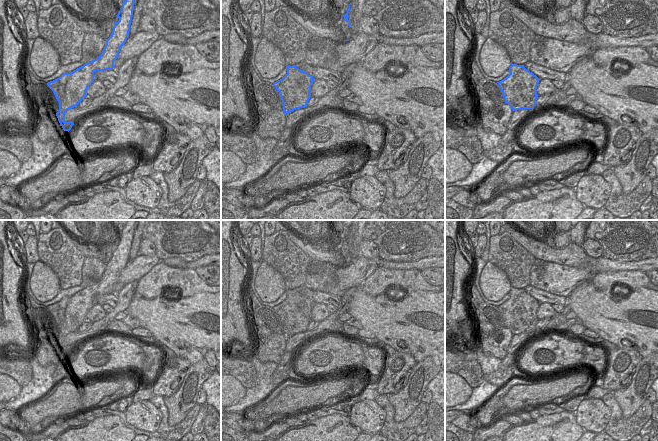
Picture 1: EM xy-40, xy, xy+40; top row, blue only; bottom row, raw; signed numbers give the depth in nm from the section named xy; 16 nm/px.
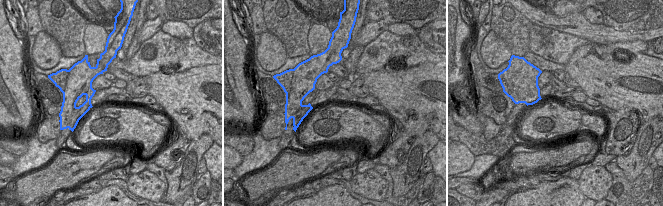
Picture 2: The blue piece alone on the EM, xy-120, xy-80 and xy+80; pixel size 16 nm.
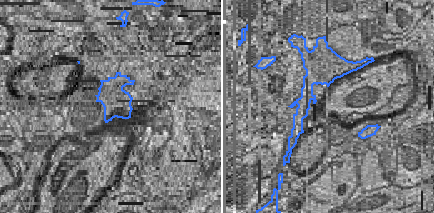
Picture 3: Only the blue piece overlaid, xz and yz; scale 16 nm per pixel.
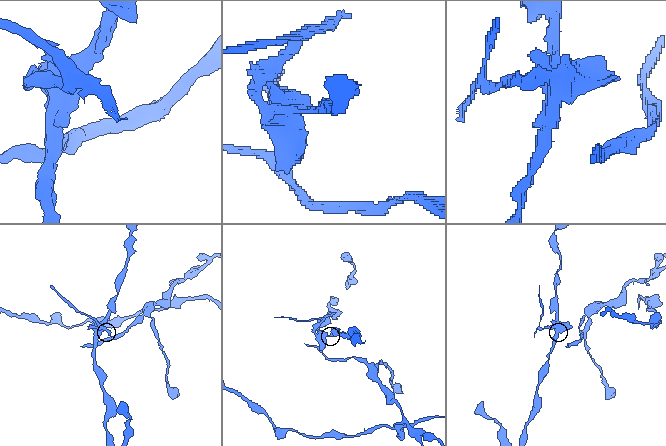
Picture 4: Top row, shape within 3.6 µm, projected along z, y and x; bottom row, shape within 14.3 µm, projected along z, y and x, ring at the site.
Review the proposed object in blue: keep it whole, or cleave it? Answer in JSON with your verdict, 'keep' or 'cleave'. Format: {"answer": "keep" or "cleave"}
{"answer": "cleave"}

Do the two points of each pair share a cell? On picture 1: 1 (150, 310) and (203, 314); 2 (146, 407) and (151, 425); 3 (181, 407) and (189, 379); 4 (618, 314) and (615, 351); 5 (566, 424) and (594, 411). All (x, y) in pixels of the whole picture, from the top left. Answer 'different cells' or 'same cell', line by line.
1: same cell
2: same cell
3: same cell
4: different cells
5: different cells

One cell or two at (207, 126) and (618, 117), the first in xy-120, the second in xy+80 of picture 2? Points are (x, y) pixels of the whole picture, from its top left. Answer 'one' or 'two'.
two

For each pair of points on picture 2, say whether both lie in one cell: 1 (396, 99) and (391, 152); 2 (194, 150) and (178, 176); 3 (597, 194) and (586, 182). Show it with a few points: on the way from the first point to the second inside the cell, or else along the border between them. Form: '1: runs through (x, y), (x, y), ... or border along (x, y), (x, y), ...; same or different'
1: border along (403, 126), (414, 138); different
2: runs through (192, 156), (189, 165), (184, 170); same
3: runs through (595, 191), (589, 185); same

